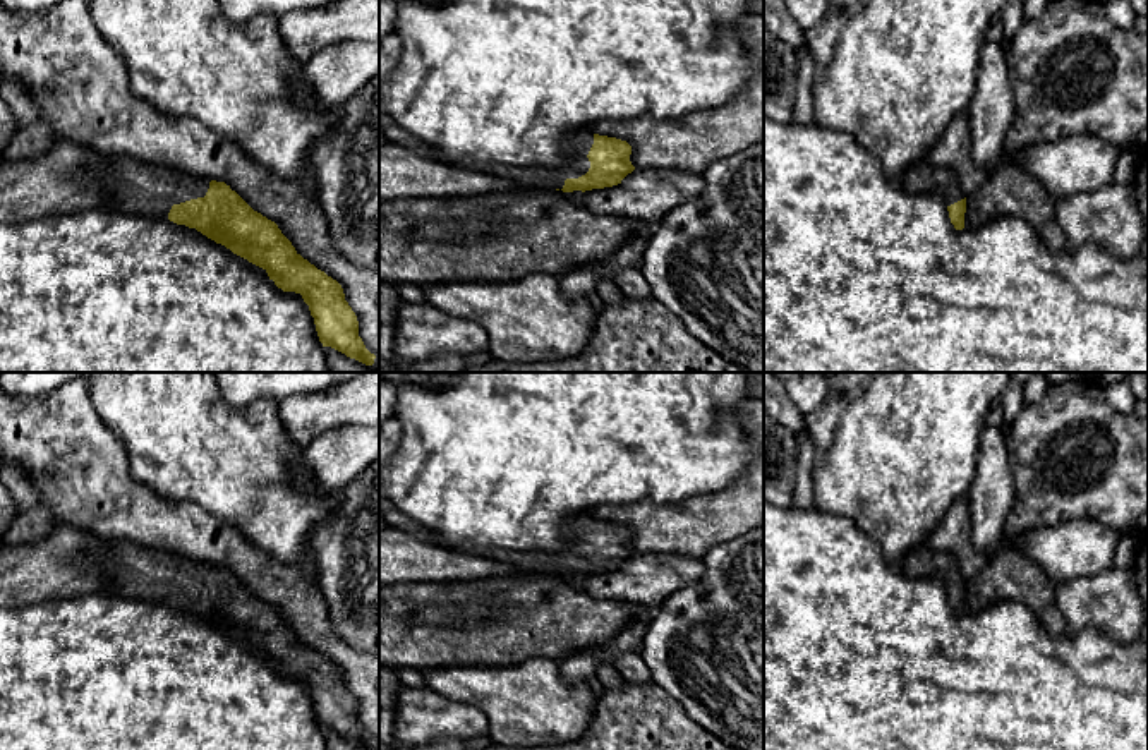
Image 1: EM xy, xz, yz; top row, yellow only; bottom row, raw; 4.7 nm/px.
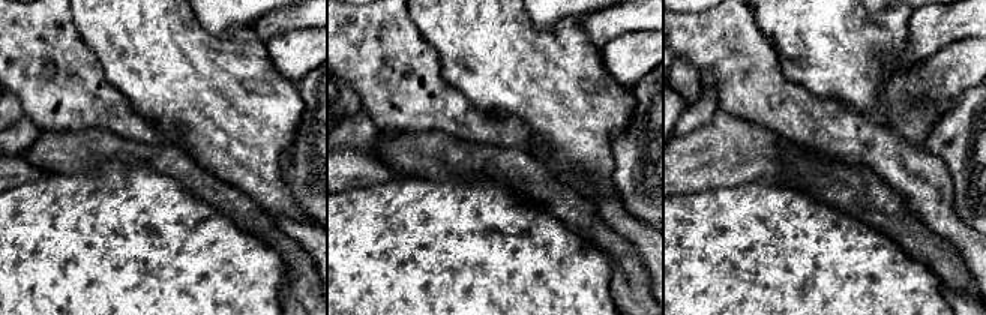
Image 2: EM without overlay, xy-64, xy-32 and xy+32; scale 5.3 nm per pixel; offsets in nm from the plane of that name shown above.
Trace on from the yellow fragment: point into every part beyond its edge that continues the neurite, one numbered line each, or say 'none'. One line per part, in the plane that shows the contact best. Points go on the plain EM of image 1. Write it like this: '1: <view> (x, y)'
1: xz (553, 562)

